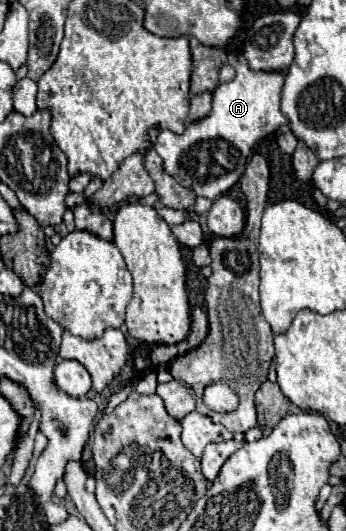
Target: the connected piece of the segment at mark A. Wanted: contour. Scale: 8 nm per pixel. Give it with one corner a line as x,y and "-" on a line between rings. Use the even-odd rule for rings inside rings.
241,52
229,53
228,63
235,68
235,78
231,82
219,84
213,90
211,112
205,118
187,122
183,134
175,134
171,130
161,130
159,138
155,142
155,150
163,158
163,170
169,176
173,176
179,184
183,184
185,188
191,188
195,192
195,196
205,196
209,200
215,200
217,196
225,194
239,180
239,176
245,170
245,162
247,162
247,156
251,154
251,148
261,138
275,132
279,126
287,124
287,118
279,110
279,98
281,98
281,86
283,86
285,72
253,72
247,68
245,56
-
213,138
221,138
239,150
239,154
241,154
239,166
227,174
217,176
217,178
213,176
211,180
197,180
195,174
183,174
181,172
181,154
185,150
189,150
195,142
213,140
-
203,182
211,182
211,184
203,184

